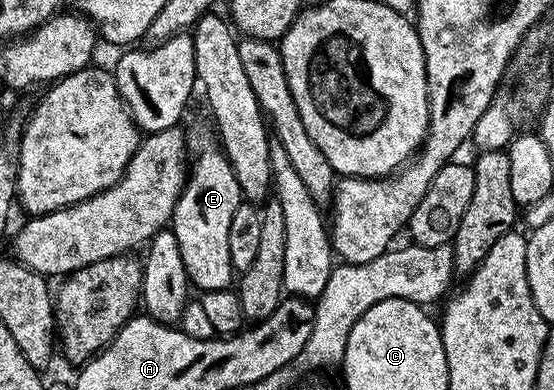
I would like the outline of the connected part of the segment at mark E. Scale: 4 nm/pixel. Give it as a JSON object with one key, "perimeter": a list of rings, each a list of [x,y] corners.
{"perimeter":[[[198,137],[195,141],[193,138],[186,186],[178,196],[172,218],[172,228],[176,243],[180,243],[186,274],[190,276],[191,286],[198,291],[231,288],[236,274],[232,259],[228,256],[228,227],[232,224],[236,207],[244,203],[240,183],[236,183],[236,175],[225,153],[219,142],[210,137]]]}

